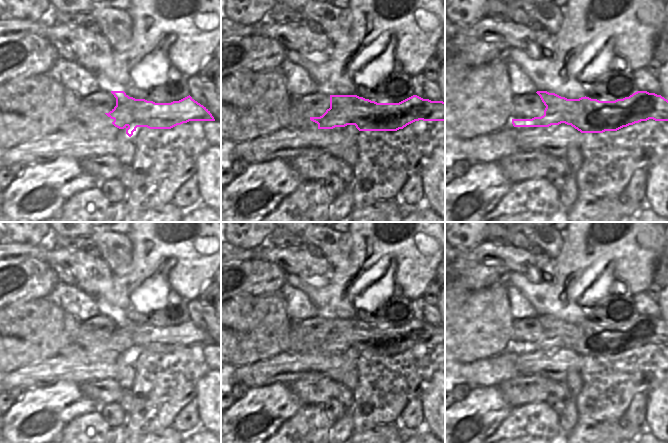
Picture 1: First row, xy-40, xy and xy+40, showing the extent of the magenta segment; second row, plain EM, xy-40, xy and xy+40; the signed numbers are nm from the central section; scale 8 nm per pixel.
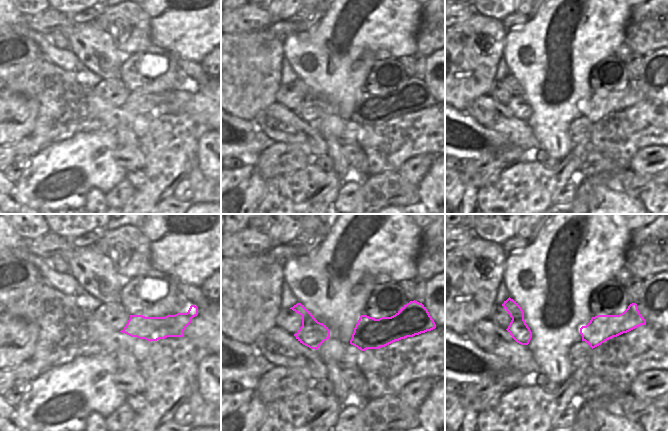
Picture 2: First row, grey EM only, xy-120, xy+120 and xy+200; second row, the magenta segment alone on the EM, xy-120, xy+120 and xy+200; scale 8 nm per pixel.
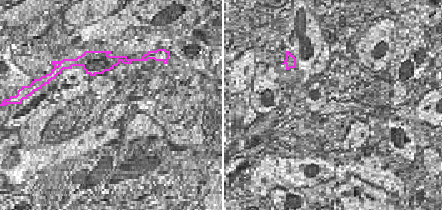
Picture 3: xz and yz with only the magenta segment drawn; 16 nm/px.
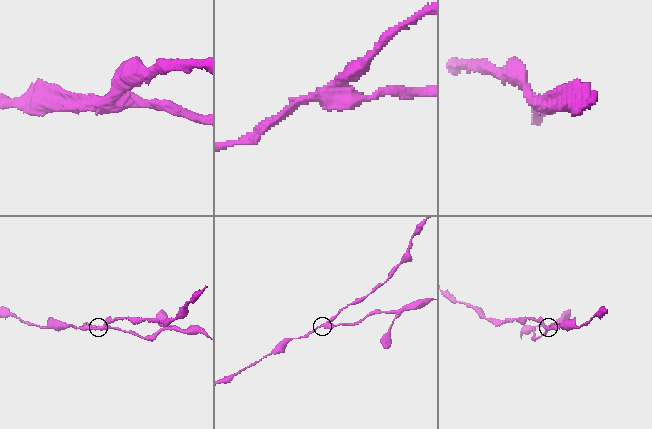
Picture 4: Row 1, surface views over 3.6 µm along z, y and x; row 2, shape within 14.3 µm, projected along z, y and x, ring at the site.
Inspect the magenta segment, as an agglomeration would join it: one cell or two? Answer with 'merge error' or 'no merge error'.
merge error

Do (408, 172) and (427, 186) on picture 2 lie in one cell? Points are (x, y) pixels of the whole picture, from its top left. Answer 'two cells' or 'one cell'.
two cells

